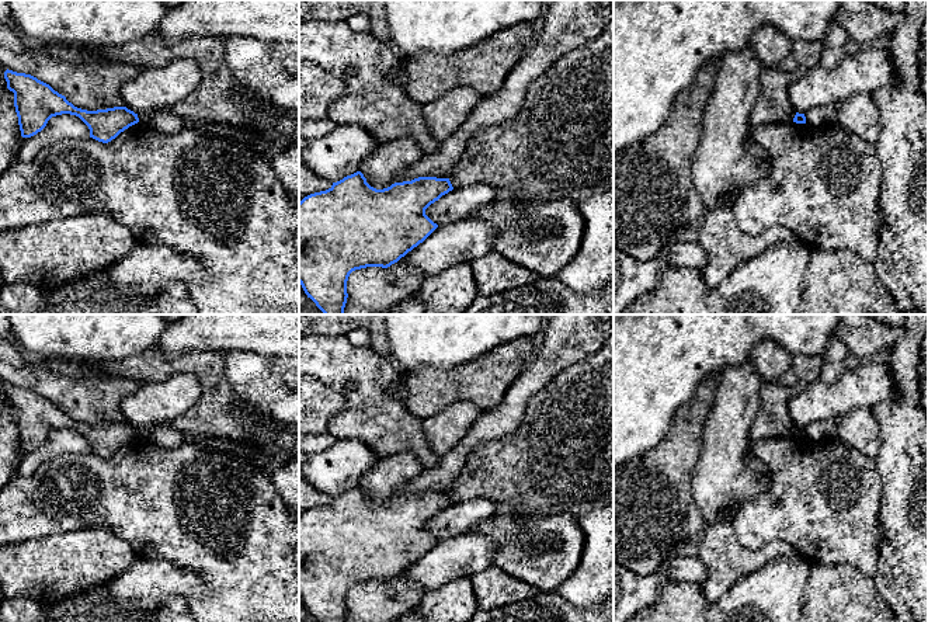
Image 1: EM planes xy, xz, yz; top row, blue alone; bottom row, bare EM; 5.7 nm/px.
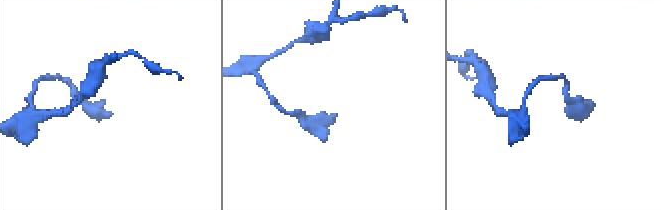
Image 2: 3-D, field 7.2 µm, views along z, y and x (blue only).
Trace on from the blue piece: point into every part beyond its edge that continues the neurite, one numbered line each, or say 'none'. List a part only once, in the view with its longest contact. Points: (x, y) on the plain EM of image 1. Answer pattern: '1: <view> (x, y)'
none

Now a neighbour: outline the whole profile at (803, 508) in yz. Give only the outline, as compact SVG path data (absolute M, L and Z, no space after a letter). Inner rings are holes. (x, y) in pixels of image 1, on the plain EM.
M783 435L762 438L751 444L757 459L764 462L771 475L771 489L744 503L733 518L733 529L740 543L751 550L772 541L782 541L799 549L800 556L810 563L851 564L866 576L875 576L877 566L877 546L884 531L879 522L882 479L873 458L845 445L834 437L823 442L809 438Z

